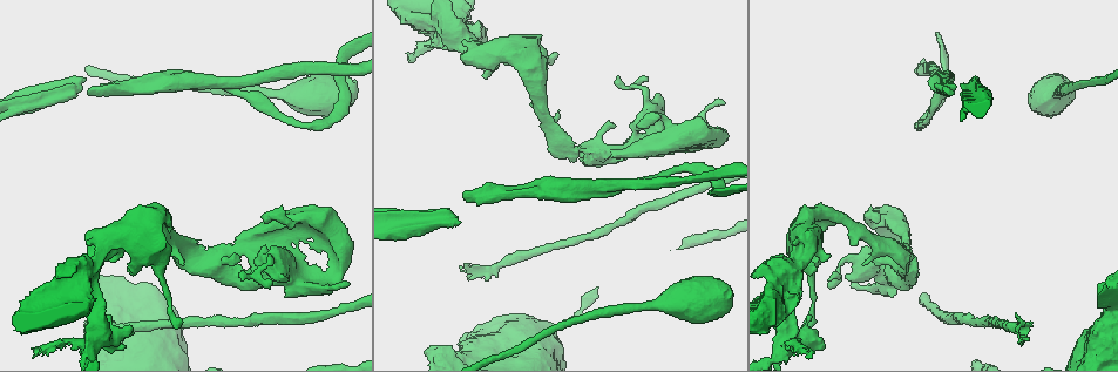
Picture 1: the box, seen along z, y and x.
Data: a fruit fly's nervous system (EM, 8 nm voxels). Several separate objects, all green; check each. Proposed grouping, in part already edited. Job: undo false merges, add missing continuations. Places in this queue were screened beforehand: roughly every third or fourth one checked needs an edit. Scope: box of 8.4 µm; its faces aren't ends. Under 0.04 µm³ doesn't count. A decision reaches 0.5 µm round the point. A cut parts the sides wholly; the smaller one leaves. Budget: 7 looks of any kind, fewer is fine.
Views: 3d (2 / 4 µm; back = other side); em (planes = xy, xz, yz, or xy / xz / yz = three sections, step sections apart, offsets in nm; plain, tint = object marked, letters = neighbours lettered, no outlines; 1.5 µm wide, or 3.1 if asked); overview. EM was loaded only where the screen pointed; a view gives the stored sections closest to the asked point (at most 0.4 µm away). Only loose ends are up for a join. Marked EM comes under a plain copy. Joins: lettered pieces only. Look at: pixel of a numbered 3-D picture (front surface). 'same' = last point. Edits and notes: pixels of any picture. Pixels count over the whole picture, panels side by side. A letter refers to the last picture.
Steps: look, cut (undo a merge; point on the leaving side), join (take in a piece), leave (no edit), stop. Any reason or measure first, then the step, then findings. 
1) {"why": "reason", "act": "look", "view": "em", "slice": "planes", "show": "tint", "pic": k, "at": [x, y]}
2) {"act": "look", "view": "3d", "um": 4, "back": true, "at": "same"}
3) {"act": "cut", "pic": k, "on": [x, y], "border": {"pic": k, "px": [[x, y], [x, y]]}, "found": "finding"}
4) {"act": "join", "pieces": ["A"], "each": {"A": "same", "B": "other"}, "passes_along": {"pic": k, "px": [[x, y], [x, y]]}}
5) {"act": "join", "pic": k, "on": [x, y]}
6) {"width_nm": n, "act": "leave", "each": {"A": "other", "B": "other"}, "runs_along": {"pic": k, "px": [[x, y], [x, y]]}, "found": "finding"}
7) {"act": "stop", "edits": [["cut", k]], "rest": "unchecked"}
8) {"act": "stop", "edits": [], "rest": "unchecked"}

{"why": "an open end", "act": "look", "view": "em", "slice": "planes", "show": "letters", "pic": 1, "at": [811, 270]}

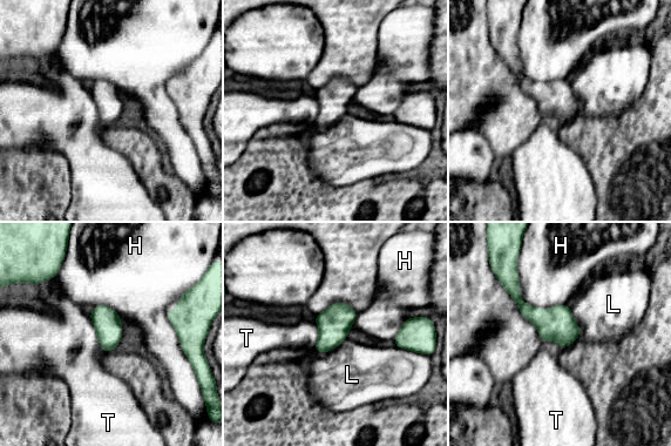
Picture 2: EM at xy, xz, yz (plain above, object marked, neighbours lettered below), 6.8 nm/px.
{"act": "leave", "each": {"H": "other", "L": "other", "T": "other"}, "border": {"pic": 2, "px": [[346, 338], [325, 352], [317, 352]]}, "found": "none of them fits"}

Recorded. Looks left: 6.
{"why": "an open end", "act": "look", "view": "3d", "um": 2, "pic": 1, "at": [196, 240]}

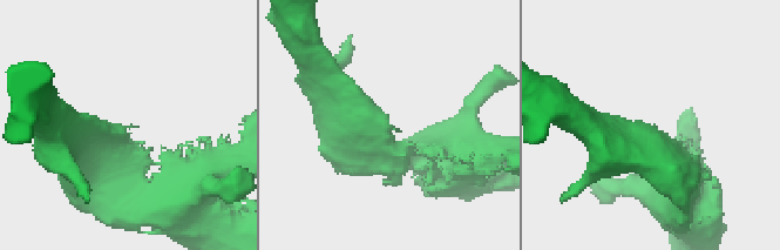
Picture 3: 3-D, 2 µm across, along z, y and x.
{"act": "look", "view": "em", "slice": "xz", "step": 8, "show": "letters", "pic": 3, "at": [395, 132]}

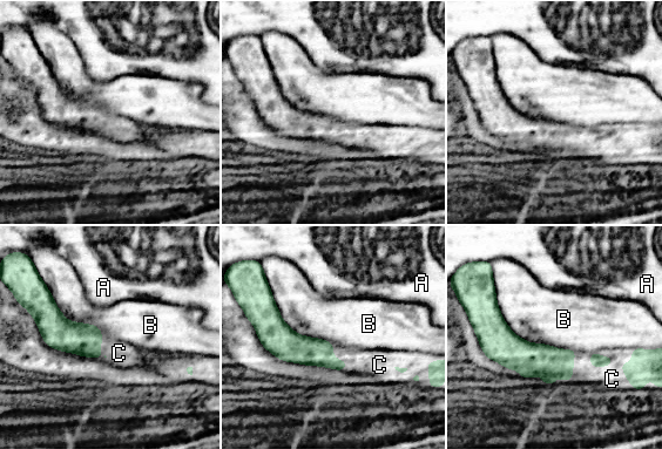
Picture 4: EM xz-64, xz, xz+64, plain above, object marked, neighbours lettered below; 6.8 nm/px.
{"act": "look", "view": "em", "slice": "planes", "show": "letters", "at": "same"}

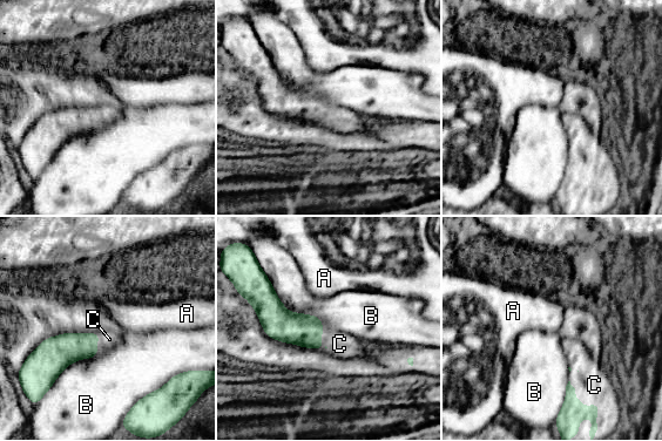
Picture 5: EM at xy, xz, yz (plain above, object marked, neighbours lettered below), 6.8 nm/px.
{"act": "join", "pieces": ["C"], "each": {"A": "other", "B": "other", "C": "same"}, "found": "the cell continues"}

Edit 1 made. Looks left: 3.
{"why": "stops while still wide", "act": "look", "view": "3d", "um": 2, "pic": 1, "at": [316, 251]}

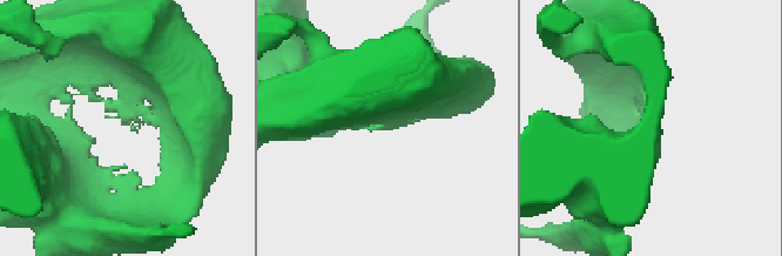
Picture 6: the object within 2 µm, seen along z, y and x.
{"act": "look", "view": "em", "slice": "planes", "show": "letters", "pic": 6, "at": [130, 130]}

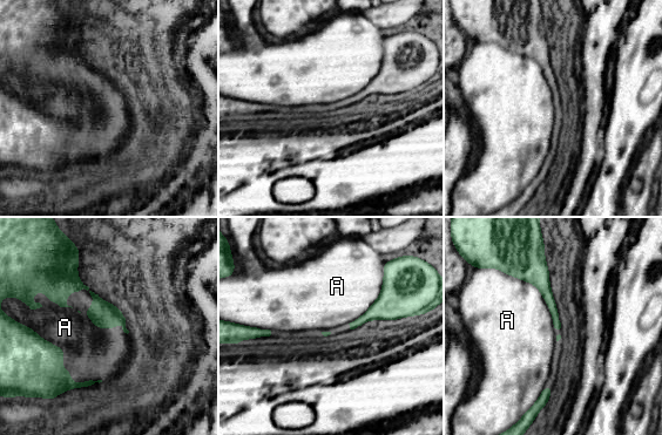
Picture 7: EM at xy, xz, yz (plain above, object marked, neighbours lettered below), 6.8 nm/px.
{"act": "leave", "each": {"A": "other"}, "runs_along": {"pic": 7, "px": [[52, 296], [85, 286], [122, 321]]}, "found": "none of them fits"}

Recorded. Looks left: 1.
{"act": "stop", "edits": [["join", 5]], "rest": "unchecked"}

